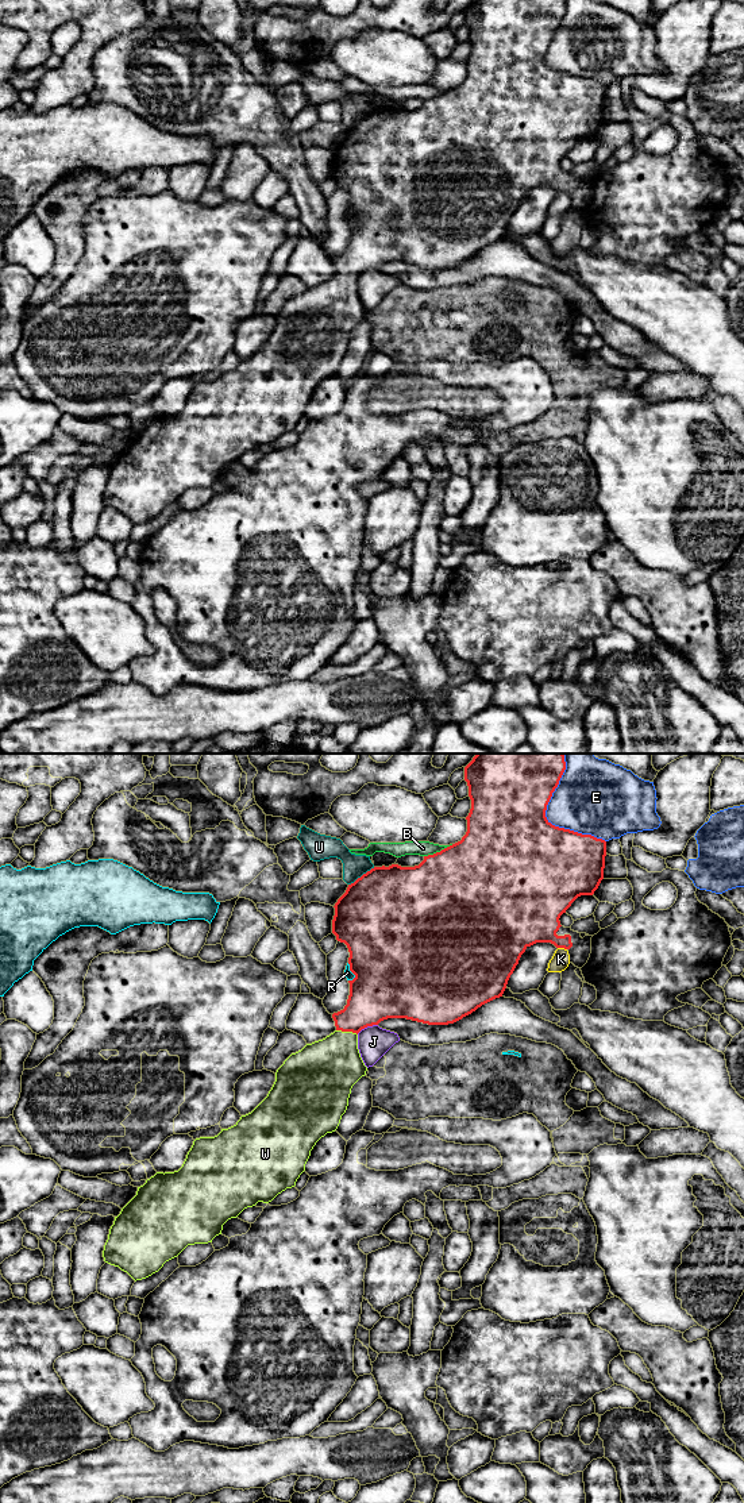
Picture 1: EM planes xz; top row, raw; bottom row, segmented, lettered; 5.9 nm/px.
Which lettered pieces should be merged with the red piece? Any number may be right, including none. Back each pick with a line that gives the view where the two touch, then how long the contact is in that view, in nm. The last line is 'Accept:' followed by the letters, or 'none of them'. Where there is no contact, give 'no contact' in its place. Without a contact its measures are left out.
W: contact in xz; length 130 nm
Accept: W

